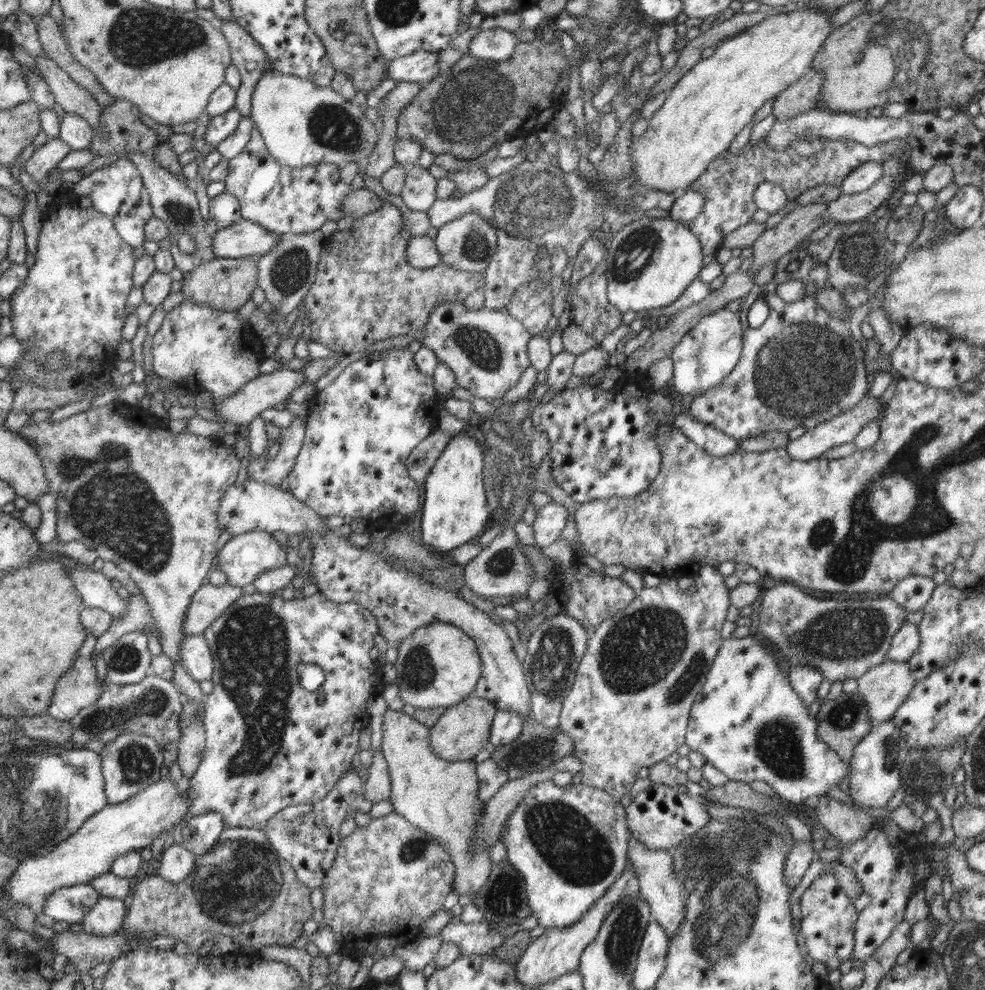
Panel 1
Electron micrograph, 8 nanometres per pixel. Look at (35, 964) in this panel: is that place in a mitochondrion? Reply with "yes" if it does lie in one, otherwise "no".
no

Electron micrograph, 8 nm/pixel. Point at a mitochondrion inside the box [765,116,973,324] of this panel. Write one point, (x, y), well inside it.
(859, 256)

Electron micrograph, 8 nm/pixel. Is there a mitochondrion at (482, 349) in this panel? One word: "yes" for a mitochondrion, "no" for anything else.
yes

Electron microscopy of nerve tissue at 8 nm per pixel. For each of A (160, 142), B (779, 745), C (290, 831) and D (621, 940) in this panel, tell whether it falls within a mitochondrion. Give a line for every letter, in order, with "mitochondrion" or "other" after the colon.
A: other
B: mitochondrion
C: mitochondrion
D: mitochondrion

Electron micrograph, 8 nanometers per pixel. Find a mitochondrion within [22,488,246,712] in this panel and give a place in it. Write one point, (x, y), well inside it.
(124, 658)

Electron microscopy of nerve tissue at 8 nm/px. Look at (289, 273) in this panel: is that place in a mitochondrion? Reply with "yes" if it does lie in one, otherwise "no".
yes

